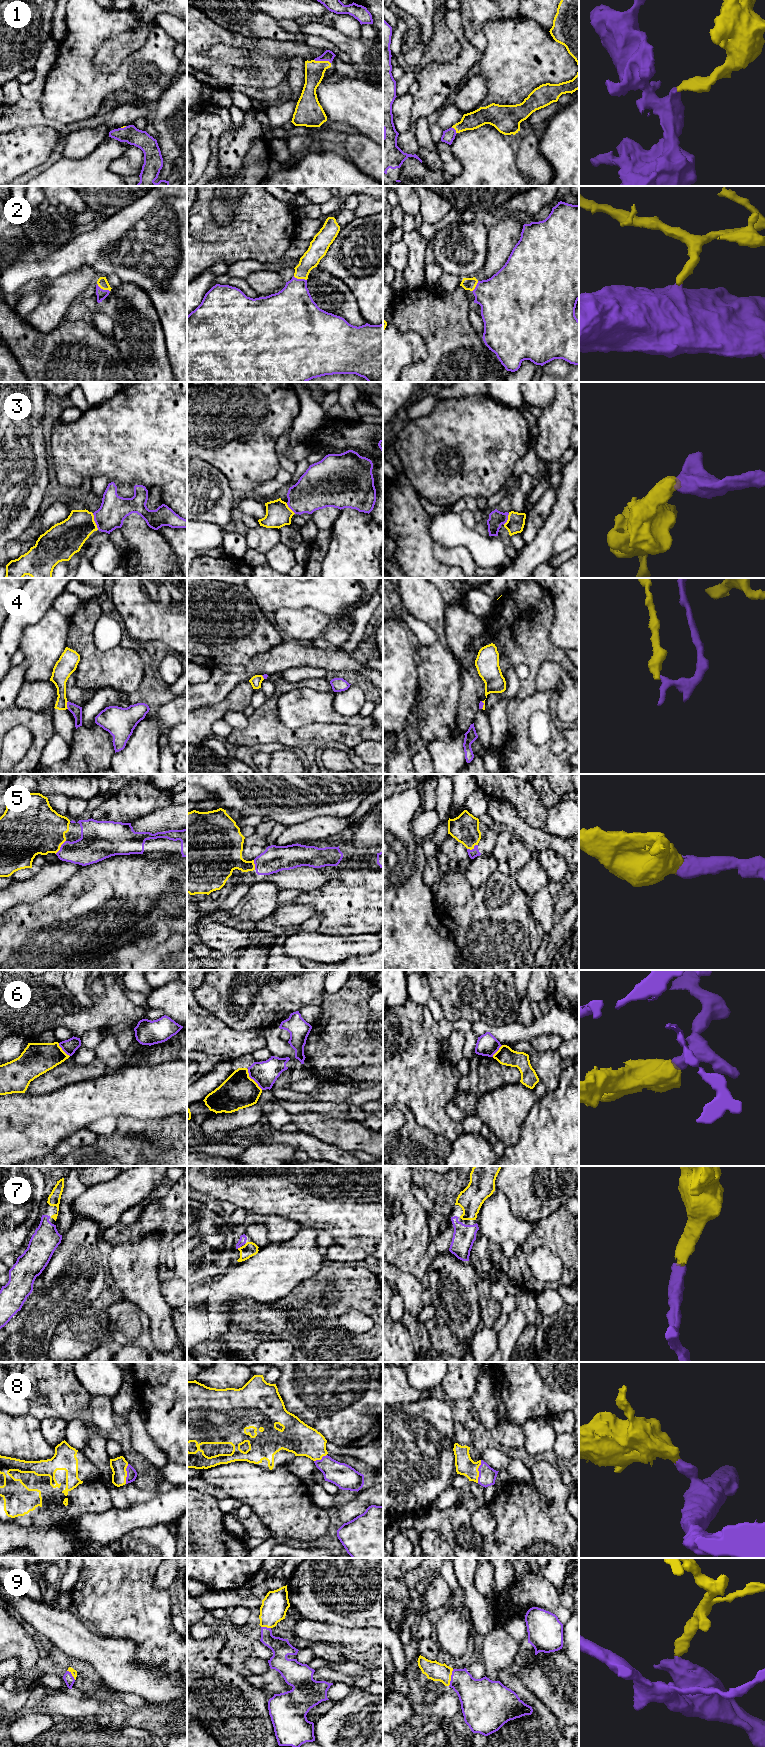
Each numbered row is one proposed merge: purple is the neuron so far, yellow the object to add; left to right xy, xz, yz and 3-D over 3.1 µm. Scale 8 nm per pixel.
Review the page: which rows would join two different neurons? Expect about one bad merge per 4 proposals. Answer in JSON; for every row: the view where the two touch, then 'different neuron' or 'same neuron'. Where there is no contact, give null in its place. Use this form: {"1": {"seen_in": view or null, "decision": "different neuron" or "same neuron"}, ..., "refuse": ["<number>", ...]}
{"1": {"seen_in": "xz", "decision": "same neuron"}, "2": {"seen_in": "xy", "decision": "same neuron"}, "3": {"seen_in": "xy", "decision": "same neuron"}, "4": {"seen_in": "xy", "decision": "different neuron"}, "5": {"seen_in": "xy", "decision": "same neuron"}, "6": {"seen_in": "xz", "decision": "different neuron"}, "7": {"seen_in": "xz", "decision": "same neuron"}, "8": {"seen_in": "yz", "decision": "same neuron"}, "9": {"seen_in": "yz", "decision": "same neuron"}, "refuse": ["4", "6"]}

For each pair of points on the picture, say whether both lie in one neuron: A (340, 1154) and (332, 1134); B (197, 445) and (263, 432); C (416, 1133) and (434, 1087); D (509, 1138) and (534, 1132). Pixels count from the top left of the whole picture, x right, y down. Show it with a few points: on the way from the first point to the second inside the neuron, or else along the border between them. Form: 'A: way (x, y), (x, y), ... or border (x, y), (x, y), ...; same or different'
A: border (315, 1137), (351, 1152); different
B: way (213, 432), (247, 432); same
C: border (406, 1105), (419, 1124), (428, 1127), (440, 1135); different
D: border (527, 1114), (521, 1125), (517, 1141), (506, 1147); different

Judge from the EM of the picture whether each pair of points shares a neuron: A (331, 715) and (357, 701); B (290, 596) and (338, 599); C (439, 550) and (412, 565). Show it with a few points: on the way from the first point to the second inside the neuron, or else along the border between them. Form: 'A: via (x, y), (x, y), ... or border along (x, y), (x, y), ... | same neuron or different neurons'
A: border along (333, 692), (337, 712), (359, 714) | different neurons
B: via (302, 596), (326, 596) | same neuron
C: border along (433, 544), (433, 555), (444, 564), (453, 566) | different neurons

